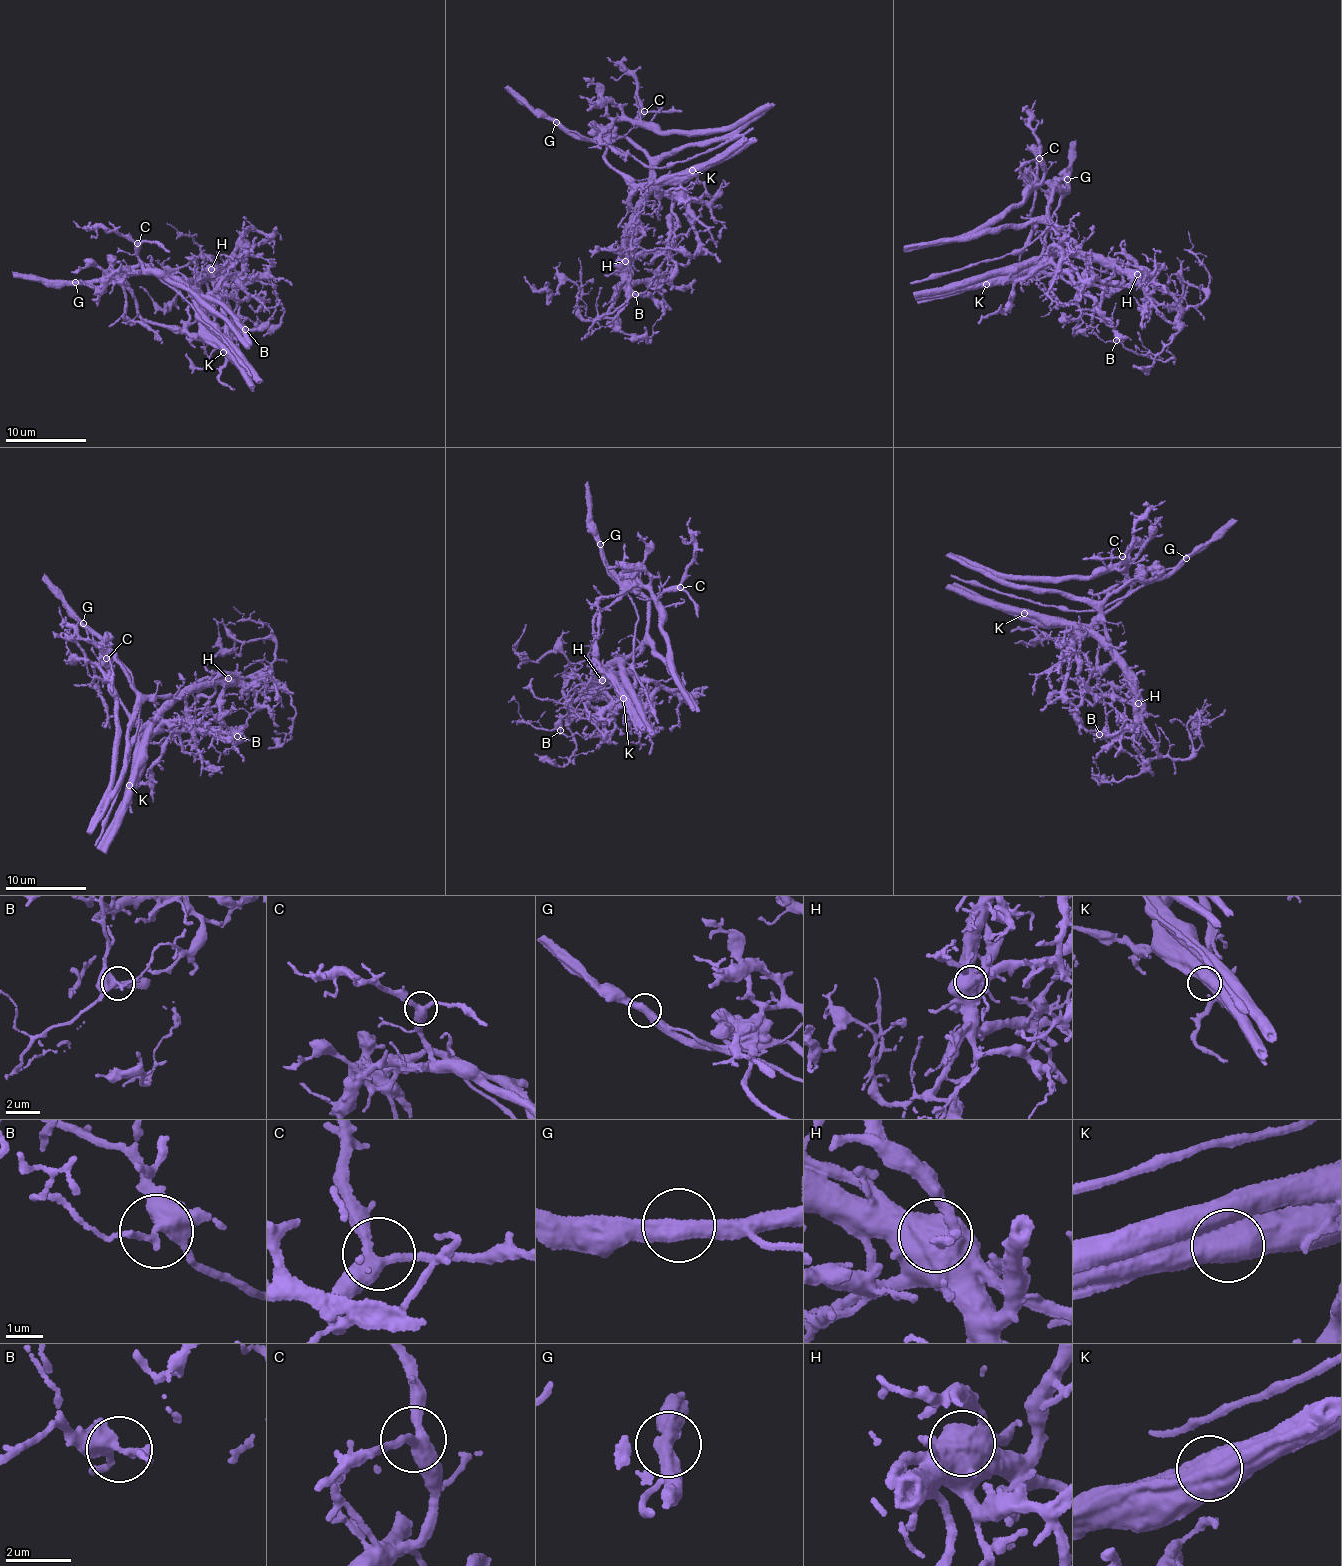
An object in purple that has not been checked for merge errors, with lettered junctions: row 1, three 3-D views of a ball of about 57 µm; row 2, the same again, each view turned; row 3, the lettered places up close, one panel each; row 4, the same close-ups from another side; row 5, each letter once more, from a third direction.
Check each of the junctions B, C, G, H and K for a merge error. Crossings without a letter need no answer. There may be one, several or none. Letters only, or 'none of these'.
G, H, K

